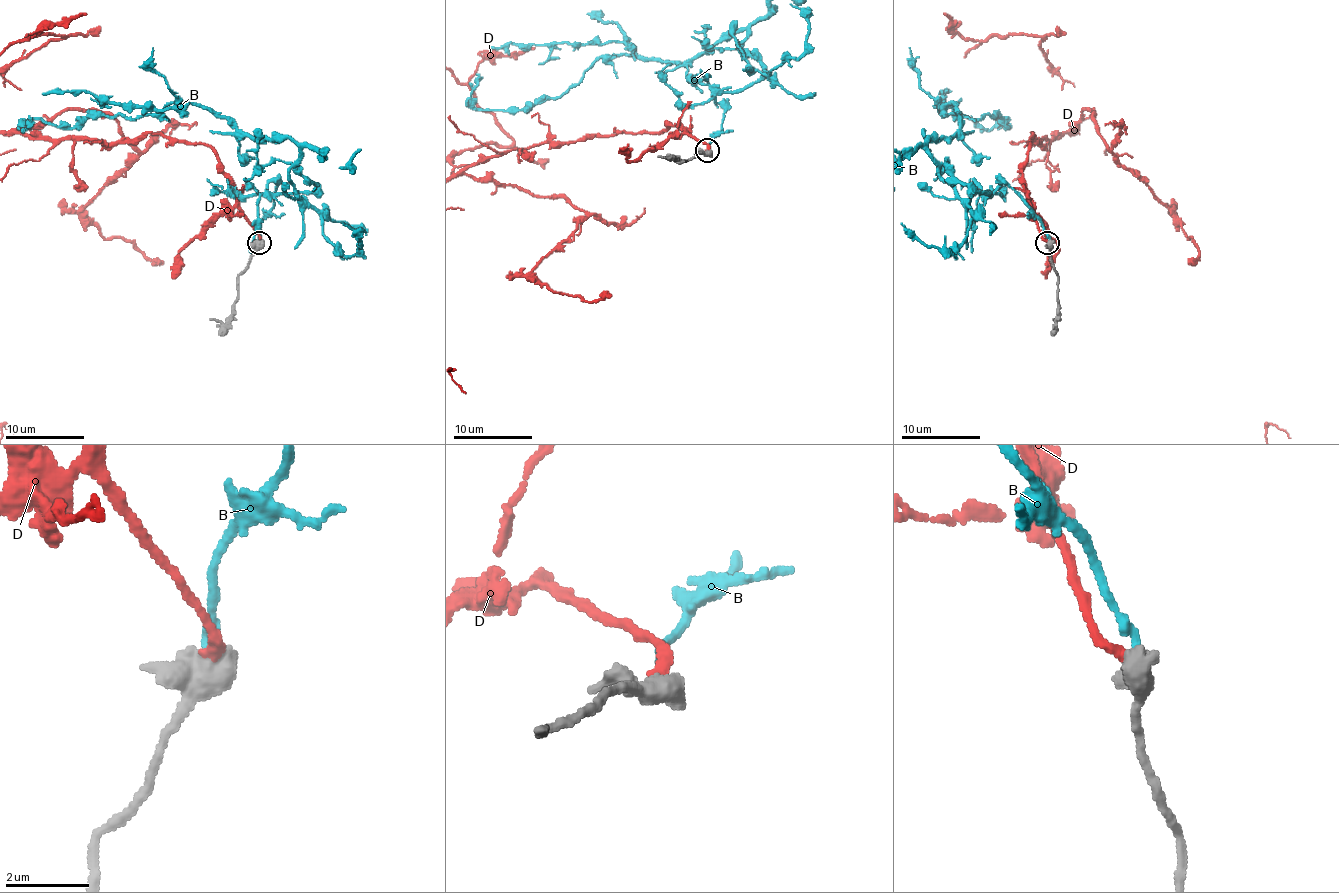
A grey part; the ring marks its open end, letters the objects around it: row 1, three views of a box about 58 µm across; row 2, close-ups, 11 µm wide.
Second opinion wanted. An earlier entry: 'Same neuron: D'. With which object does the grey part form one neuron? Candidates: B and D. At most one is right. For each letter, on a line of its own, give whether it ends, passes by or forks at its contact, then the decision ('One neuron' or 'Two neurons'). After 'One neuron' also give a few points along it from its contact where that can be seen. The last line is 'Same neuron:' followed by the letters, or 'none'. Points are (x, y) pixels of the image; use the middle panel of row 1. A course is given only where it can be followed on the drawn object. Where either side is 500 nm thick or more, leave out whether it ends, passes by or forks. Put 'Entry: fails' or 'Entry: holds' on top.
Entry: holds
B: Two neurons
D: One neuron
Same neuron: D

